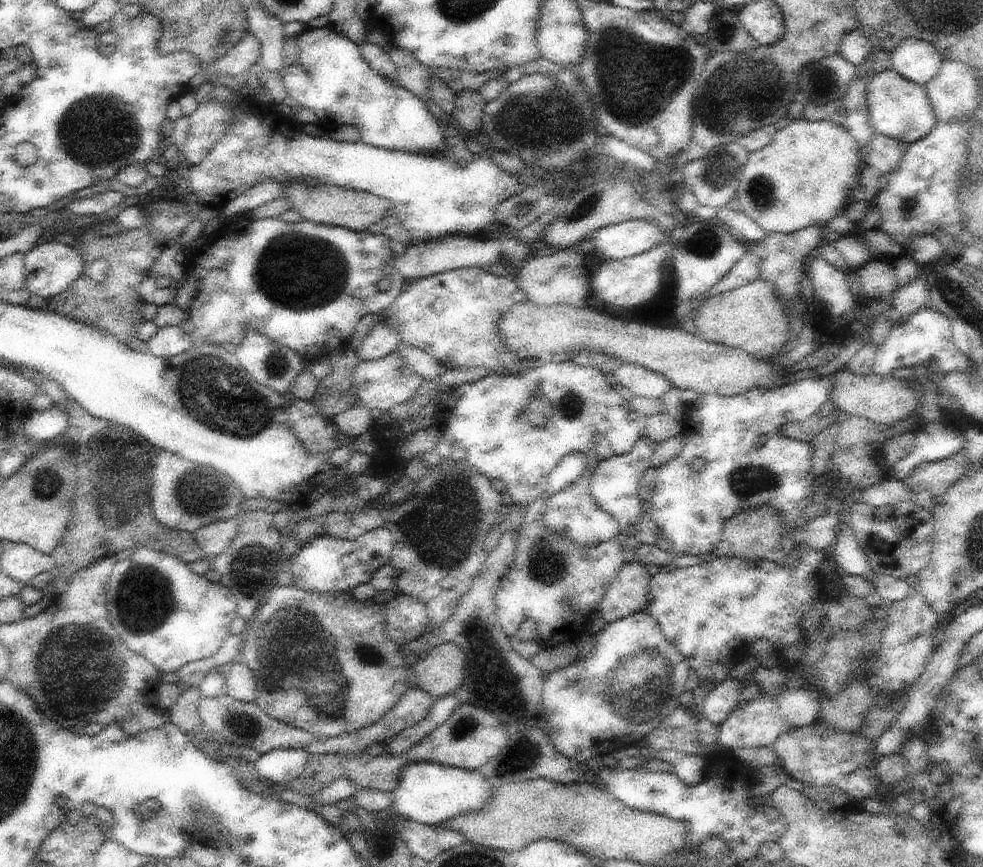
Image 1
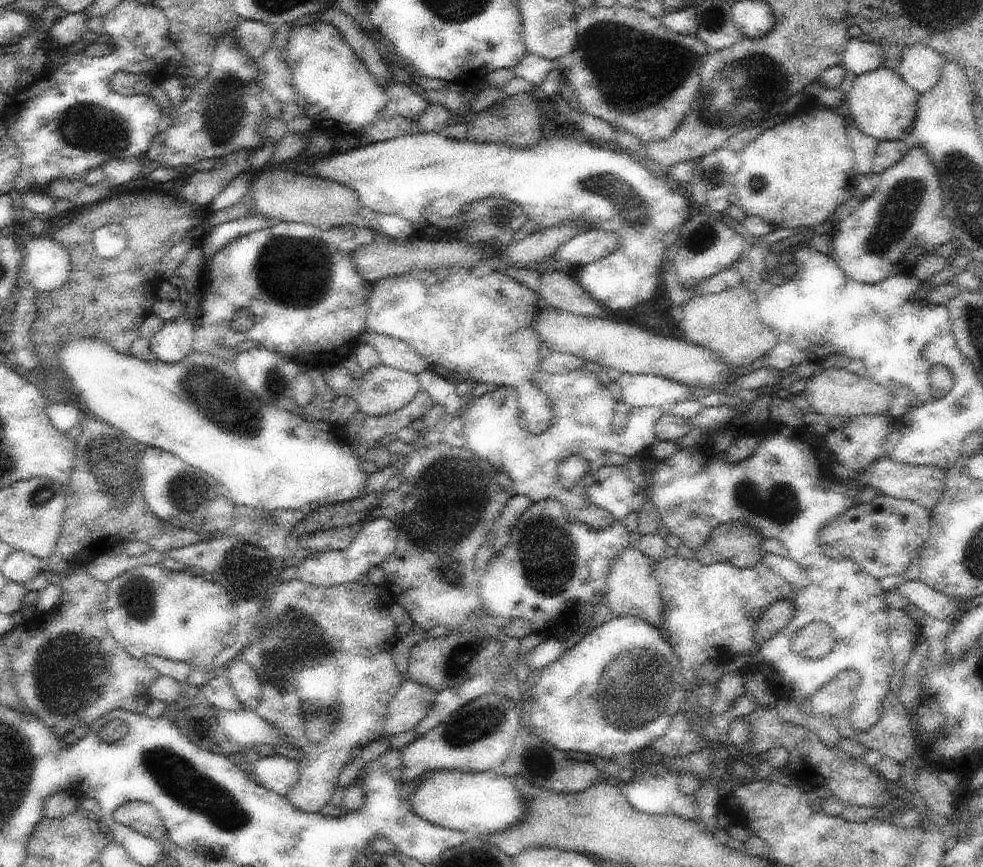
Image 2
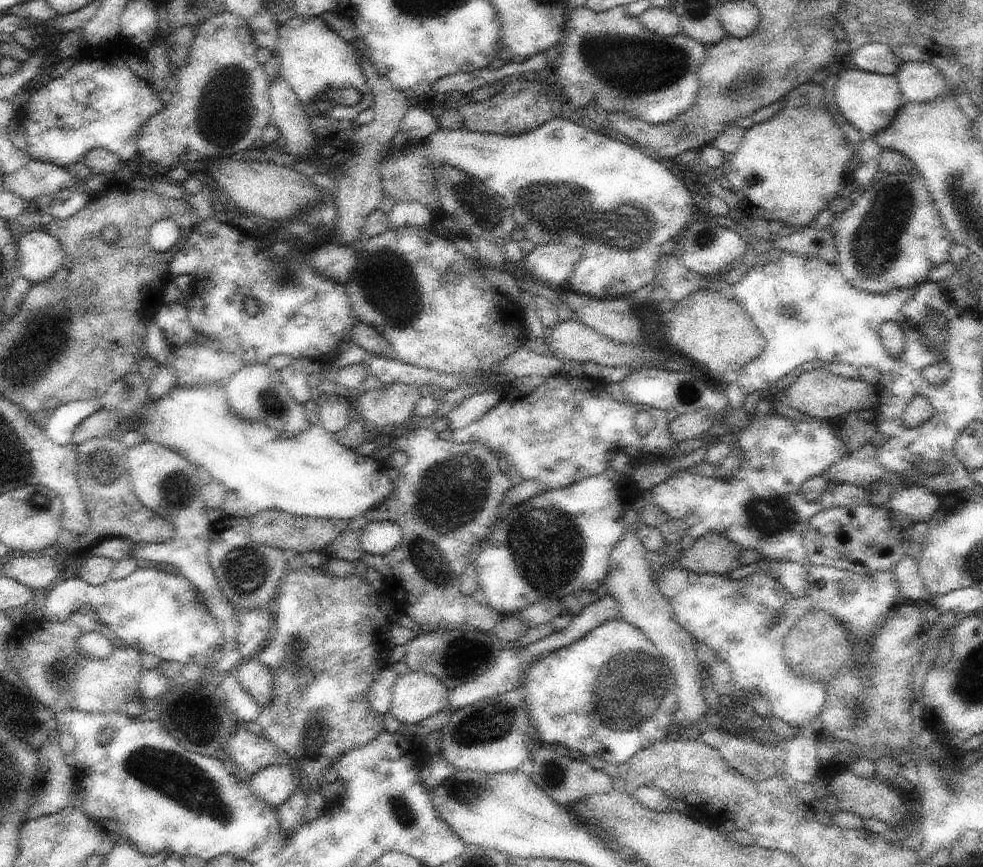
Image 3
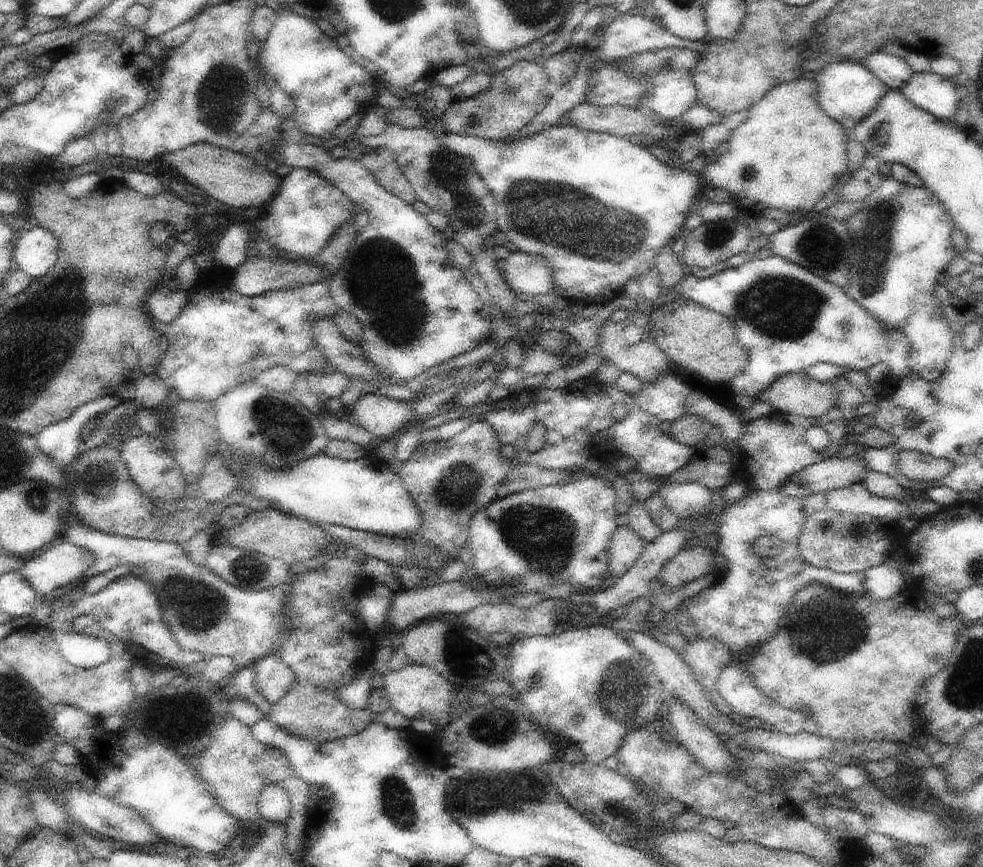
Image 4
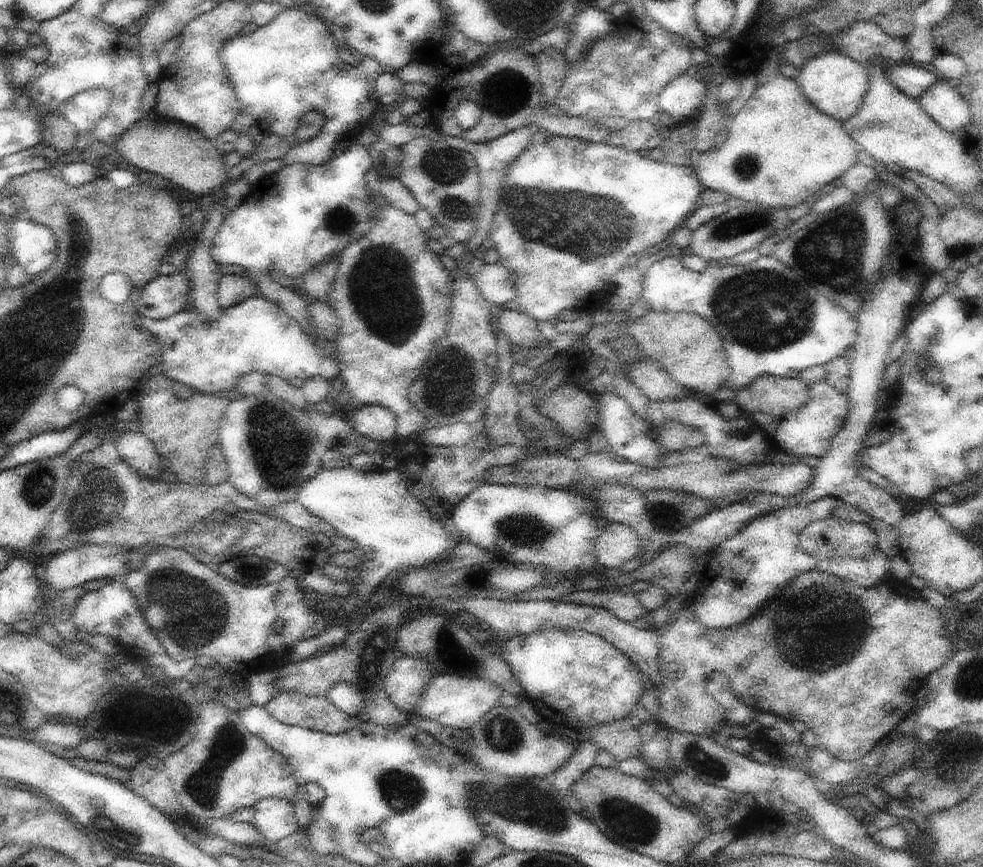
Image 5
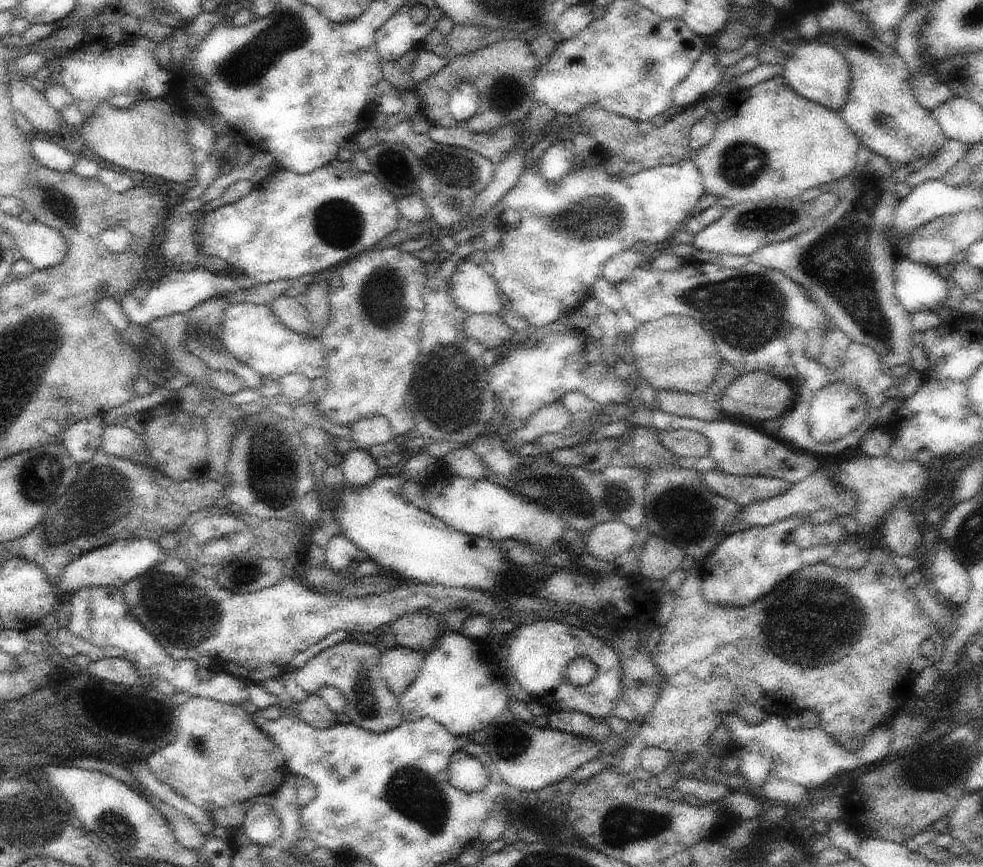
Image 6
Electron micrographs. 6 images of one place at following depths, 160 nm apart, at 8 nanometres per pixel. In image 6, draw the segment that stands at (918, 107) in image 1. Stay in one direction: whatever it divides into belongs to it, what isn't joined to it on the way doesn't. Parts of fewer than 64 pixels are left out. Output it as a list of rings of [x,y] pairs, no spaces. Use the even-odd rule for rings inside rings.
[[[811,40],[788,52],[783,61],[786,84],[803,98],[822,104],[829,110],[842,111],[850,93],[850,66],[844,55],[833,46]]]

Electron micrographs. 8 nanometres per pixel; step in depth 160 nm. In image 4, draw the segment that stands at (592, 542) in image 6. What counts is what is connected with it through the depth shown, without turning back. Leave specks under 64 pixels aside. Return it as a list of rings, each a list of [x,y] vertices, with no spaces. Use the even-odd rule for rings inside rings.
[[[618,526],[608,550],[610,575],[622,578],[638,562],[645,548],[642,538],[630,526]]]

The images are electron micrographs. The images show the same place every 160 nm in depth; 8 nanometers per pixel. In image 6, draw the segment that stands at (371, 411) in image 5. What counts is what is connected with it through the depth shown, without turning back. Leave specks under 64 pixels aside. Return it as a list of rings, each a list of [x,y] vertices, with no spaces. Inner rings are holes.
[[[383,415],[362,418],[350,428],[352,439],[364,449],[386,444],[396,438],[390,420]]]

